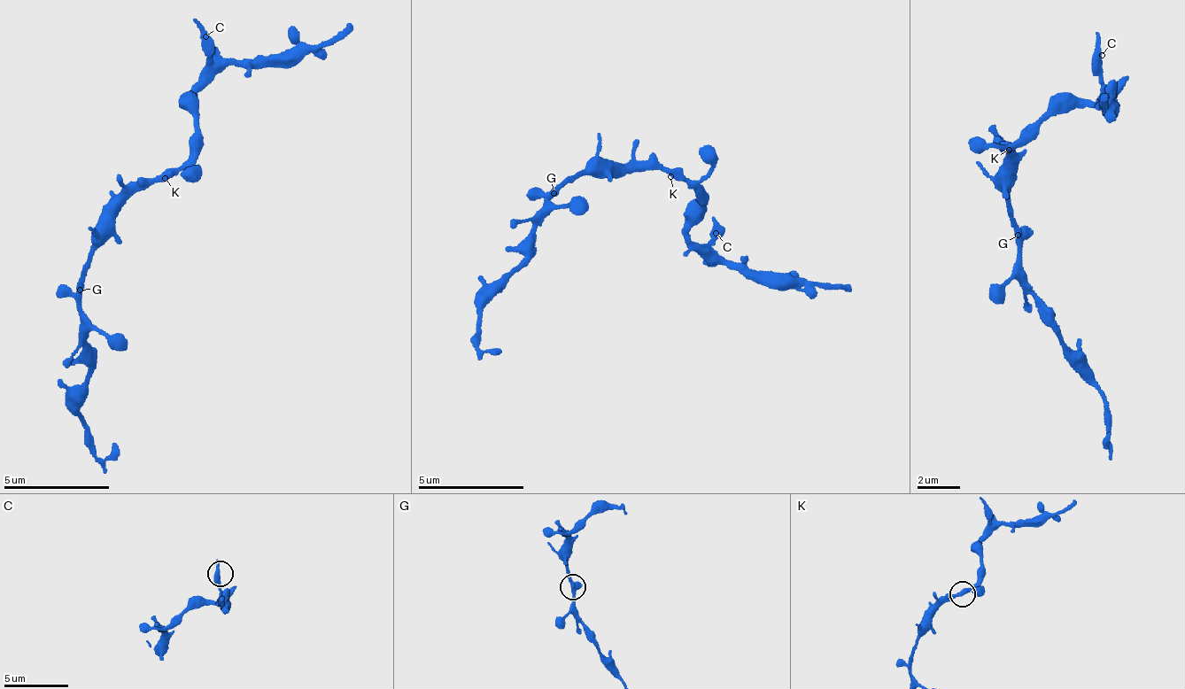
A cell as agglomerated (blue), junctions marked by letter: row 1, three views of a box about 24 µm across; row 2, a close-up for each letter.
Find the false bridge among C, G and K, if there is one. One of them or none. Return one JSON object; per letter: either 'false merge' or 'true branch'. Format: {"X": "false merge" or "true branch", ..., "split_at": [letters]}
{"C": "true branch", "G": "true branch", "K": "true branch", "split_at": []}

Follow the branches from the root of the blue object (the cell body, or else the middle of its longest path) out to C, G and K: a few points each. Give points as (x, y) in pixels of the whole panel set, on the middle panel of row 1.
C: (614, 164), (627, 172), (659, 167), (690, 183), (703, 205), (690, 239), (703, 247), (716, 233)
G: (614, 164), (607, 171), (581, 176), (561, 186), (553, 193)
K: (614, 164), (627, 172), (659, 167), (670, 176)

